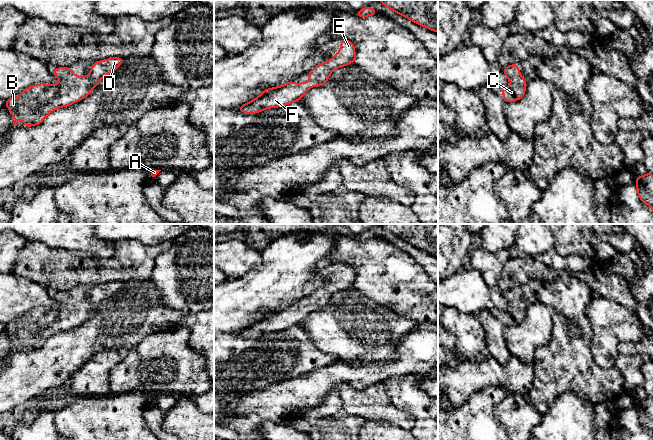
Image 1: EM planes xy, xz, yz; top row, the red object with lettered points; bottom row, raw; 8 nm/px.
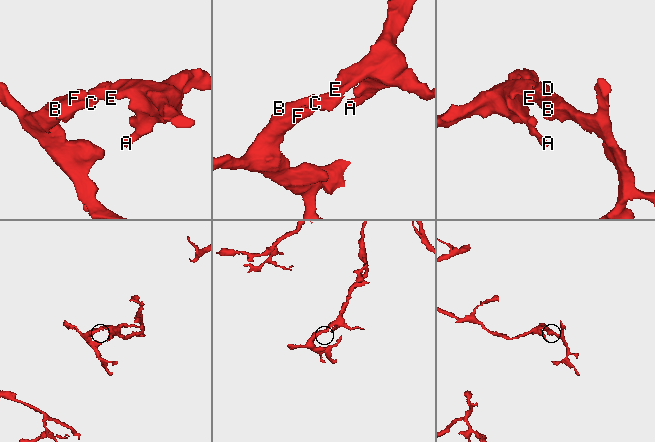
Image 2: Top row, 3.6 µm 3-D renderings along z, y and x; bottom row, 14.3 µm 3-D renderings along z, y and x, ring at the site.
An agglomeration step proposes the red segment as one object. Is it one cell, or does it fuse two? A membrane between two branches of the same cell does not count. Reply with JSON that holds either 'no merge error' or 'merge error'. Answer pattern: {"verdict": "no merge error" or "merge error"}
{"verdict": "no merge error"}

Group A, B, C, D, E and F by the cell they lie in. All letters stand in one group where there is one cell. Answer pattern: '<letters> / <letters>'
A B C D E F

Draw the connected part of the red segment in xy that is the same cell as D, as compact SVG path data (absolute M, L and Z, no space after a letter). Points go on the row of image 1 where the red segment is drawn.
M114 57L96 61L84 78L75 75L68 67L52 69L52 74L61 80L59 84L35 84L20 92L19 98L15 96L5 101L5 106L15 119L14 126L17 126L17 119L22 120L25 127L39 125L50 112L84 99L123 60Z

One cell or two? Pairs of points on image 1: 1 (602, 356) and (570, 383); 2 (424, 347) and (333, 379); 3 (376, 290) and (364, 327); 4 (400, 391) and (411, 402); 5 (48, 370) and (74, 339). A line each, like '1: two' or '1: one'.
1: two
2: one
3: two
4: one
5: one

